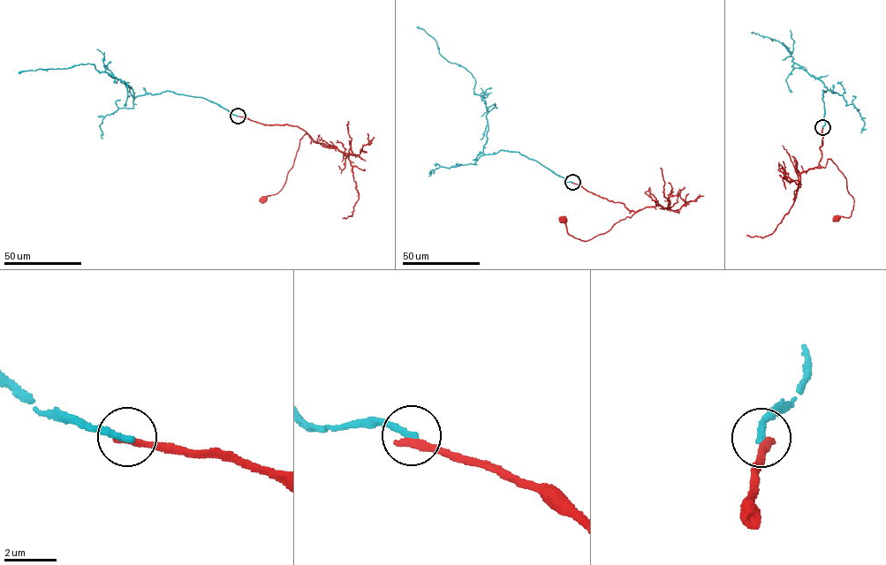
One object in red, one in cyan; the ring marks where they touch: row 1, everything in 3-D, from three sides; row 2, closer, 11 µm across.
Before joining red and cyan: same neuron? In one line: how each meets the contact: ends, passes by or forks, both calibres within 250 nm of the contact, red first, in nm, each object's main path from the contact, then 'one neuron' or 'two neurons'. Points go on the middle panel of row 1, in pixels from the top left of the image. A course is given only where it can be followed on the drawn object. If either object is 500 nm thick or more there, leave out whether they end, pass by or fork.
red ends; cyan ends; calibres 300 and 280 nm; course red (572, 183), (609, 200), (624, 203), (635, 212), (605, 233), (584, 241), (570, 235), (563, 219); course cyan (572, 183), (518, 152), (483, 153), (487, 111), (473, 92), (475, 79), (443, 58), (435, 40), (416, 26); two neurons

